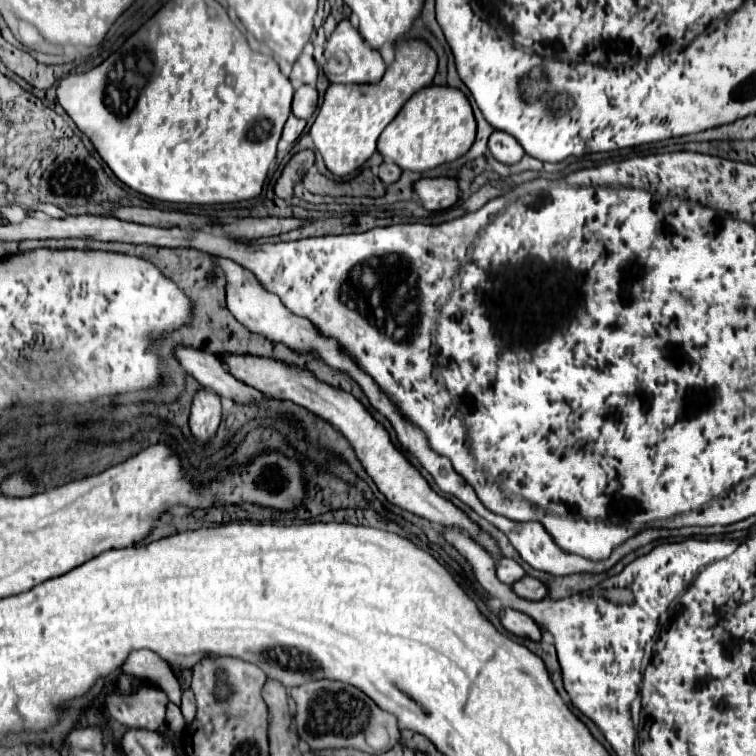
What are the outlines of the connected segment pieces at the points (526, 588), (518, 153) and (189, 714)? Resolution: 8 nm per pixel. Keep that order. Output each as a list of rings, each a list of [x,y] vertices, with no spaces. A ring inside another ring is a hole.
[[[523,576],[517,584],[513,584],[513,590],[527,600],[543,600],[549,594],[549,588],[545,588],[541,580],[531,576]]]
[[[495,130],[489,138],[489,154],[503,164],[517,164],[517,160],[525,156],[525,150],[511,134]]]
[[[187,688],[183,690],[183,704],[181,704],[181,712],[187,720],[187,724],[191,724],[191,720],[195,718],[195,696],[193,696],[193,690]]]

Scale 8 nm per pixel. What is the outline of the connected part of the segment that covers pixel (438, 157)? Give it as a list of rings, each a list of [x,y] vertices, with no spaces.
[[[431,84],[405,102],[405,108],[379,136],[377,150],[385,160],[395,162],[403,170],[427,172],[463,156],[475,142],[475,130],[477,122],[467,96],[457,88]]]

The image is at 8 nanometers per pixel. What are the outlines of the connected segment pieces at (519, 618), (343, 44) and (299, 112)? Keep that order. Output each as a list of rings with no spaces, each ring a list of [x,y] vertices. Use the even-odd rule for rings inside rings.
[[[509,608],[509,610],[505,610],[505,616],[501,618],[501,622],[511,634],[515,634],[519,638],[529,638],[535,642],[541,640],[541,628],[523,612]]]
[[[345,18],[337,24],[333,34],[327,40],[325,46],[325,66],[323,72],[329,78],[329,82],[343,82],[343,84],[365,84],[365,82],[377,82],[385,74],[385,62],[377,50],[371,50],[369,44],[365,44],[363,36],[357,28],[351,26],[351,22]]]
[[[303,84],[293,96],[293,114],[297,118],[311,118],[317,108],[317,88],[313,84]]]

